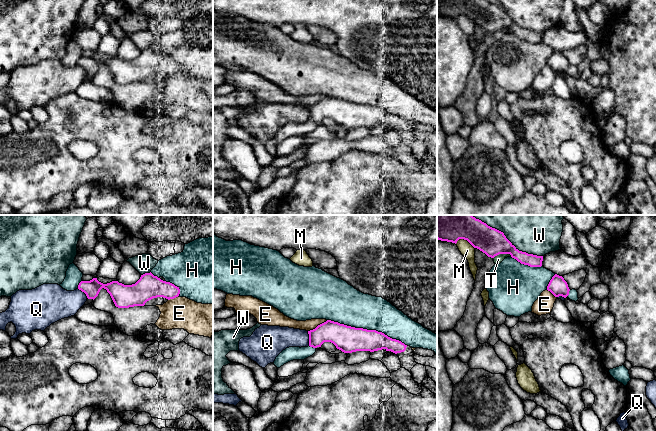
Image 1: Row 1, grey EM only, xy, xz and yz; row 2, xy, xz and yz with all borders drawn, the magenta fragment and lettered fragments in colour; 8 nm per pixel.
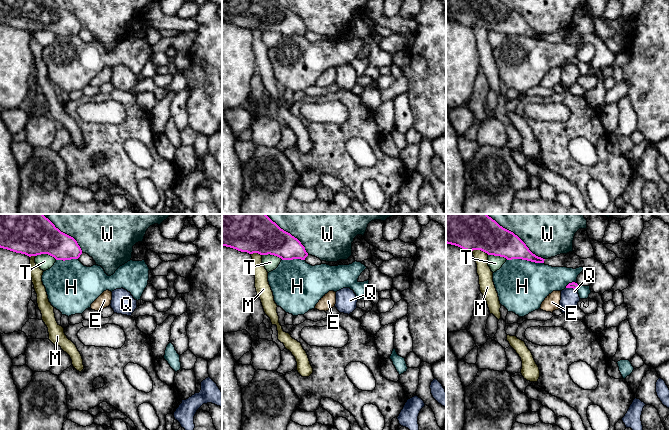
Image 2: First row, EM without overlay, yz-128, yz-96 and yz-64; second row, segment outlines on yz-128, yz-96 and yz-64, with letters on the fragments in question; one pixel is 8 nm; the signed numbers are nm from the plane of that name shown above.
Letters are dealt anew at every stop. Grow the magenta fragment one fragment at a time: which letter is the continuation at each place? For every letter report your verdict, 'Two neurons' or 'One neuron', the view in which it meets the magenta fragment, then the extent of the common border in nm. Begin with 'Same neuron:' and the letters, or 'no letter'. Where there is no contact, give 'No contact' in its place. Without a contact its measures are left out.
Same neuron: no letter
E: Two neurons. Touches magenta in xz. Shared border 180 nm
H: Two neurons. Touches magenta in xz. Shared border 700 nm
M: Two neurons. Touches magenta in yz. Shared border 170 nm
Q: Two neurons. Touches magenta in xz. Shared border 120 nm
T: Two neurons. Touches magenta in yz. Shared border 150 nm
W: Two neurons. Touches magenta in yz. Shared border 650 nm

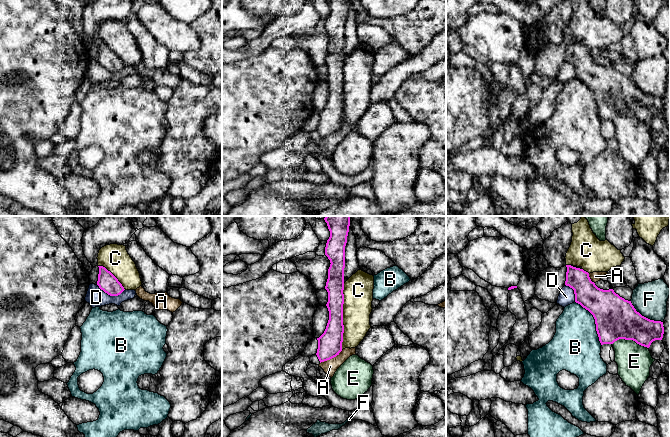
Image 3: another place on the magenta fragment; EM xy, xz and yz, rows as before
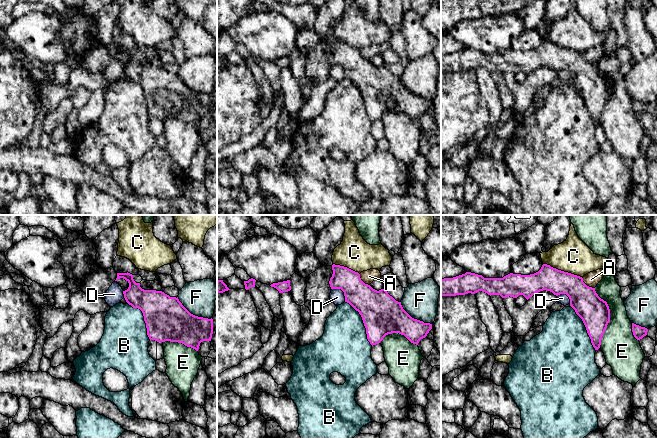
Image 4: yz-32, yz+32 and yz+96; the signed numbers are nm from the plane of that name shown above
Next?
Same neuron: no letter
A: Two neurons. Touches magenta in xz. Shared border 220 nm
B: Two neurons. Touches magenta in yz. Shared border 420 nm
C: Two neurons. Touches magenta in xz. Shared border 550 nm
D: Two neurons. Touches magenta in xy. Shared border 220 nm
E: Two neurons. Touches magenta in yz. Shared border 300 nm
F: Two neurons. Touches magenta in yz. Shared border 320 nm

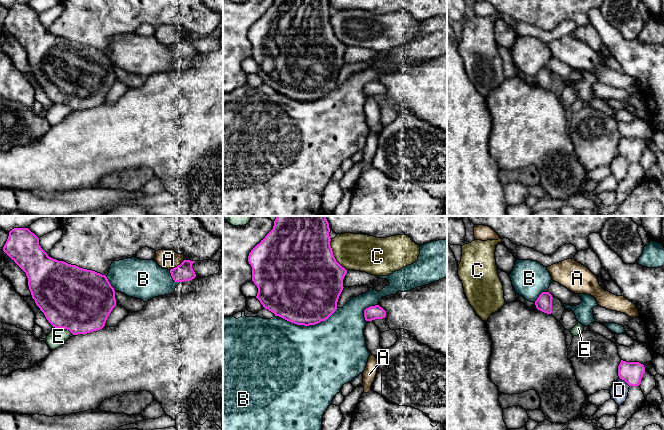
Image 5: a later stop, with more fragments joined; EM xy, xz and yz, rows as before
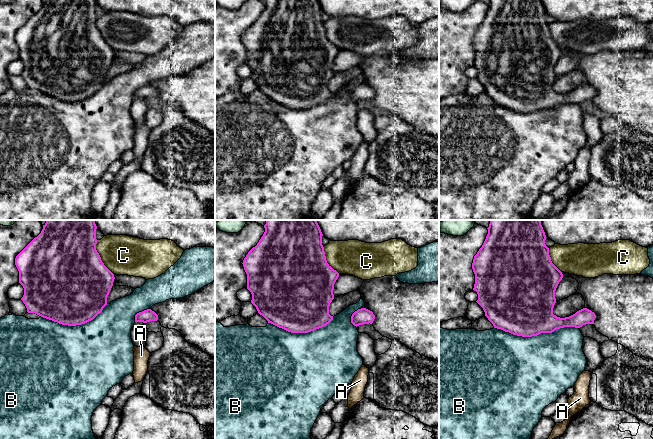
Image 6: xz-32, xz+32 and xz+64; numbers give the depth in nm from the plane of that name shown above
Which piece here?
Same neuron: no letter
A: Two neurons. Touches magenta in xy. Shared border 150 nm
B: Two neurons. Touches magenta in xz. Shared border 500 nm
C: Two neurons. Touches magenta in xz. Shared border 280 nm
D: Two neurons. Touches magenta in yz. Shared border 120 nm
E: Two neurons. Touches magenta in xy. Shared border 180 nm

